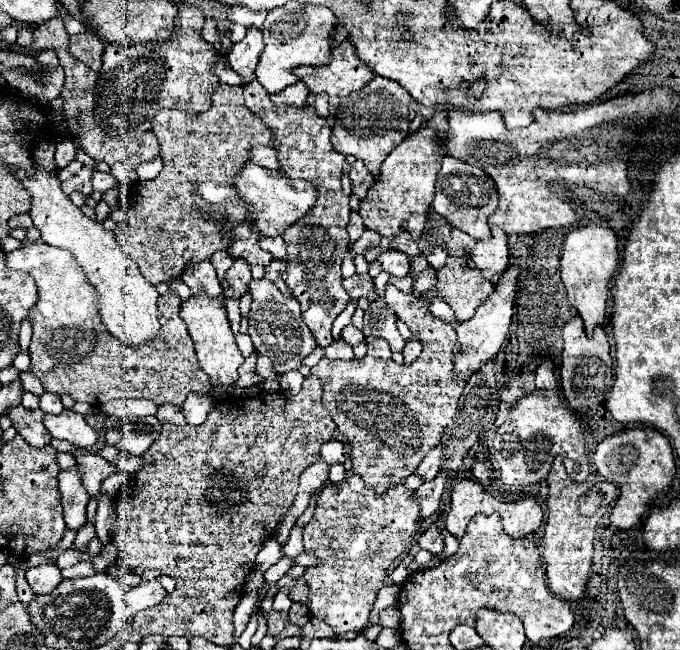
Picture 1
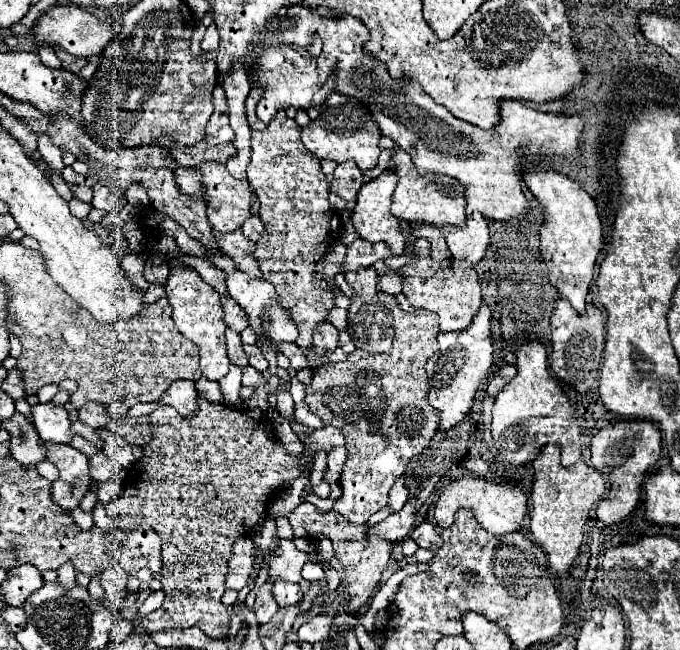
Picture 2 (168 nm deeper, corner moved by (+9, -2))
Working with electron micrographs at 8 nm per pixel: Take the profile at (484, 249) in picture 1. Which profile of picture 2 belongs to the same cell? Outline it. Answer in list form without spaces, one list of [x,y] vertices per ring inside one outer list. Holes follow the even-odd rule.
[[[476,212],[470,214],[464,226],[444,224],[440,226],[440,230],[456,260],[462,260],[466,264],[476,264],[480,262],[480,258],[484,258],[486,246],[490,242],[490,234],[482,214],[476,214]]]

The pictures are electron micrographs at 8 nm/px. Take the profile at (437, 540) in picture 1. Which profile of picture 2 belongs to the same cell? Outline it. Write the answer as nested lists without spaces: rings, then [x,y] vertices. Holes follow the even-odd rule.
[[[430,522],[418,524],[418,526],[412,530],[412,540],[414,540],[420,548],[426,548],[426,550],[432,550],[432,552],[436,552],[436,550],[442,546],[442,538],[440,538],[440,534],[436,532],[436,528],[434,528]]]

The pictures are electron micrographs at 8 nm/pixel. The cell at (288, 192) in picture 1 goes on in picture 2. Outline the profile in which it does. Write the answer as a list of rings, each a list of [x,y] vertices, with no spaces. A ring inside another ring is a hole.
[[[202,162],[202,164],[196,166],[196,170],[202,174],[200,184],[202,184],[204,194],[206,194],[206,214],[208,214],[208,222],[212,224],[212,228],[216,228],[220,232],[238,230],[244,224],[244,220],[248,216],[252,216],[250,200],[252,200],[254,190],[246,182],[240,182],[240,180],[232,178],[232,174],[228,172],[226,164]]]

